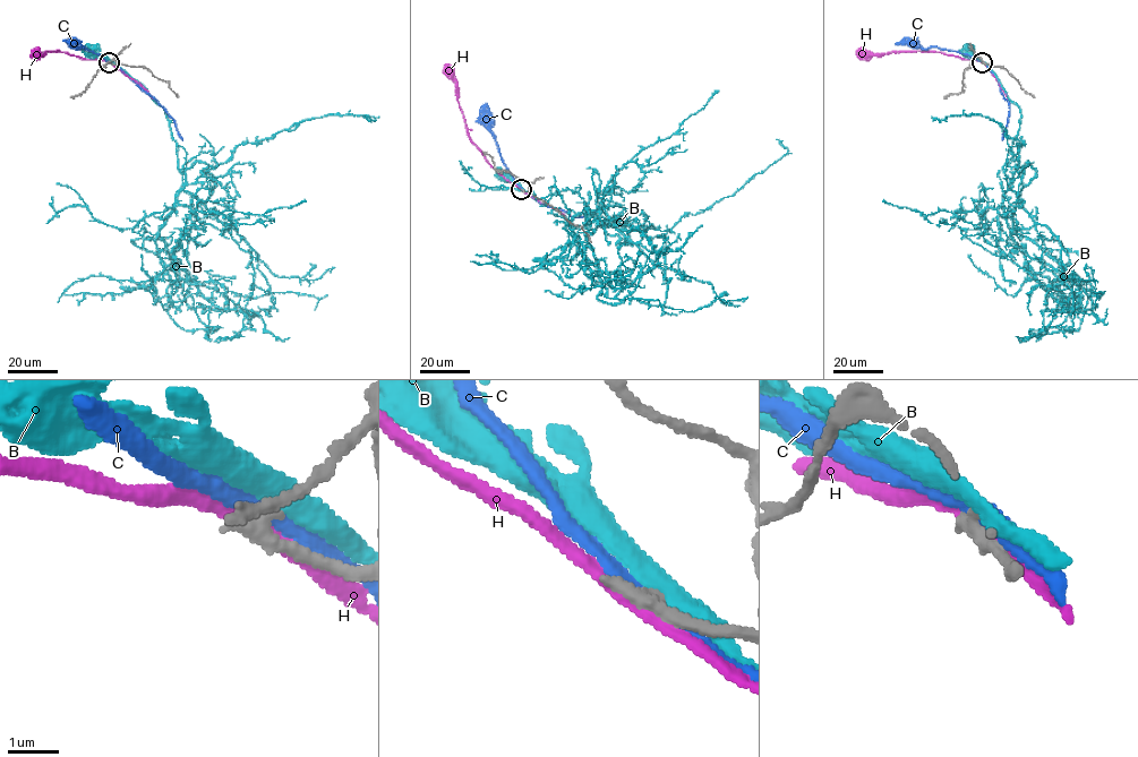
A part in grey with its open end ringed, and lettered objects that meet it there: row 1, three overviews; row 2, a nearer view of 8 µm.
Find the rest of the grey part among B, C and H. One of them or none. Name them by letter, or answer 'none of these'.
none of these

